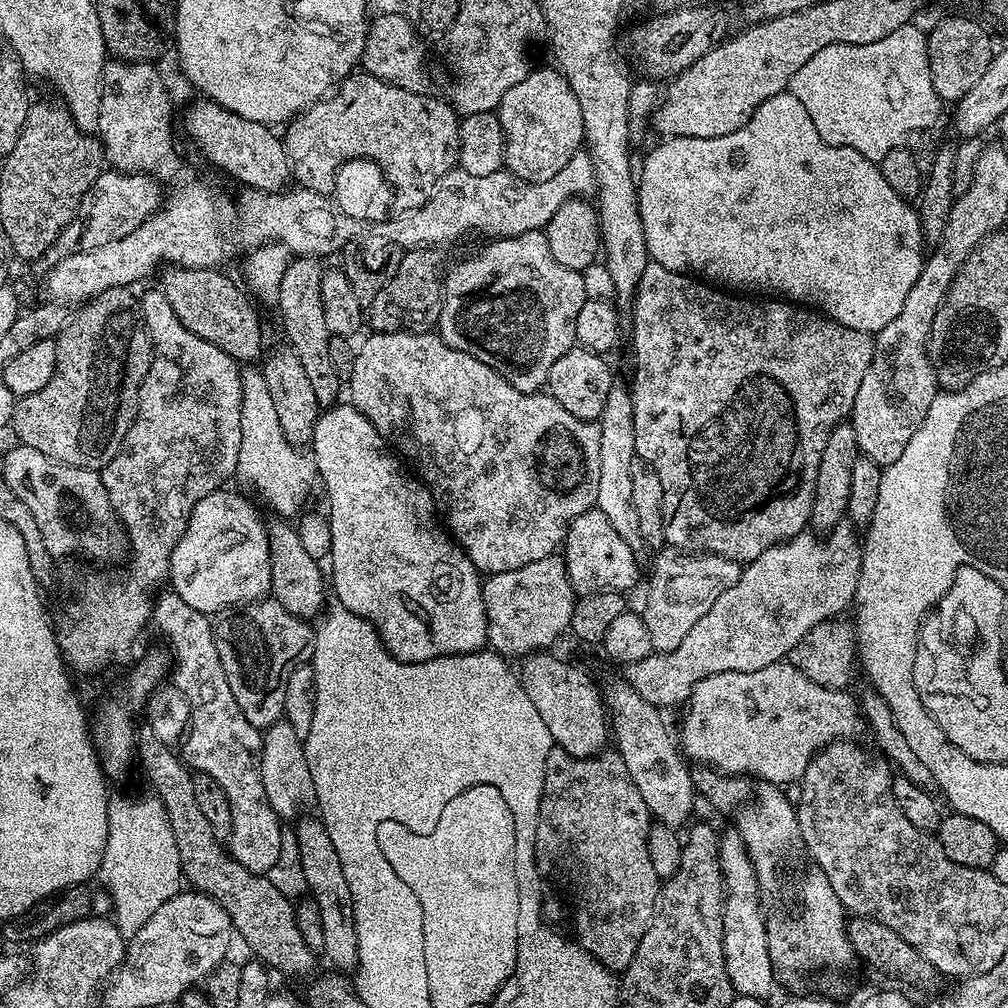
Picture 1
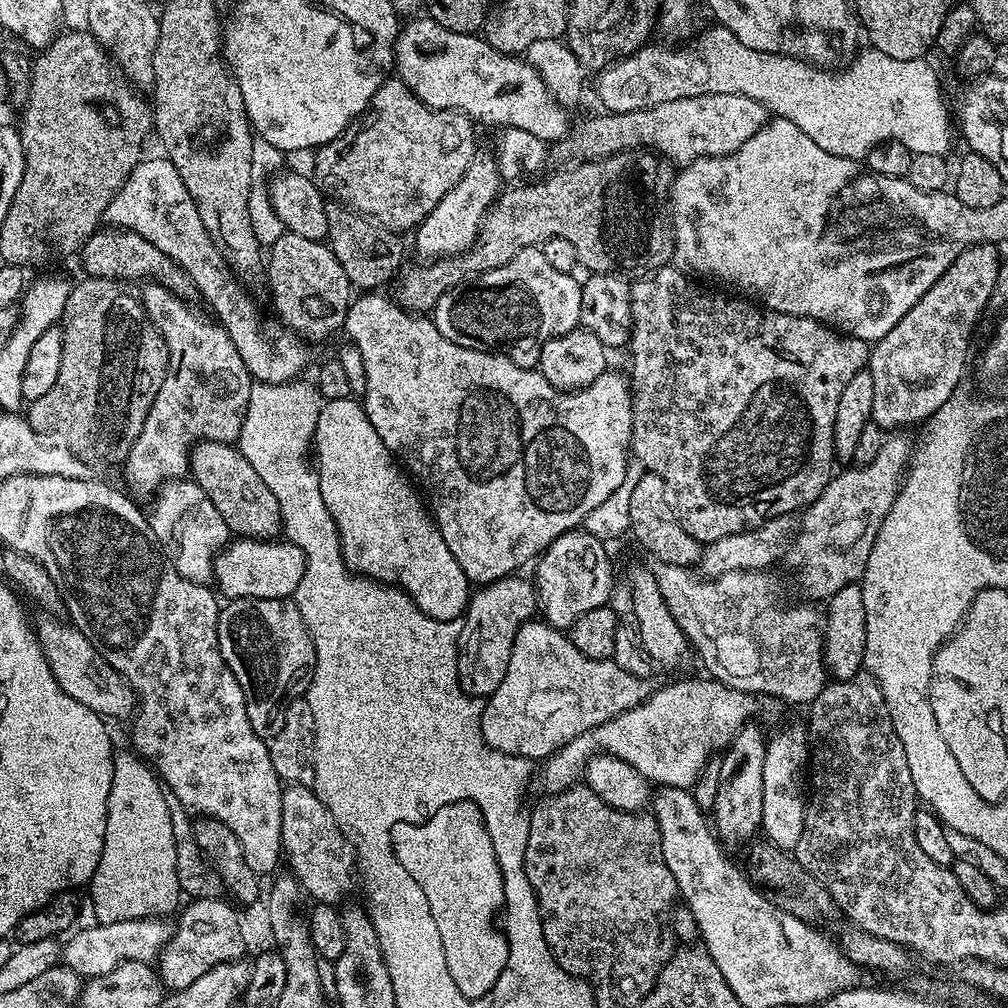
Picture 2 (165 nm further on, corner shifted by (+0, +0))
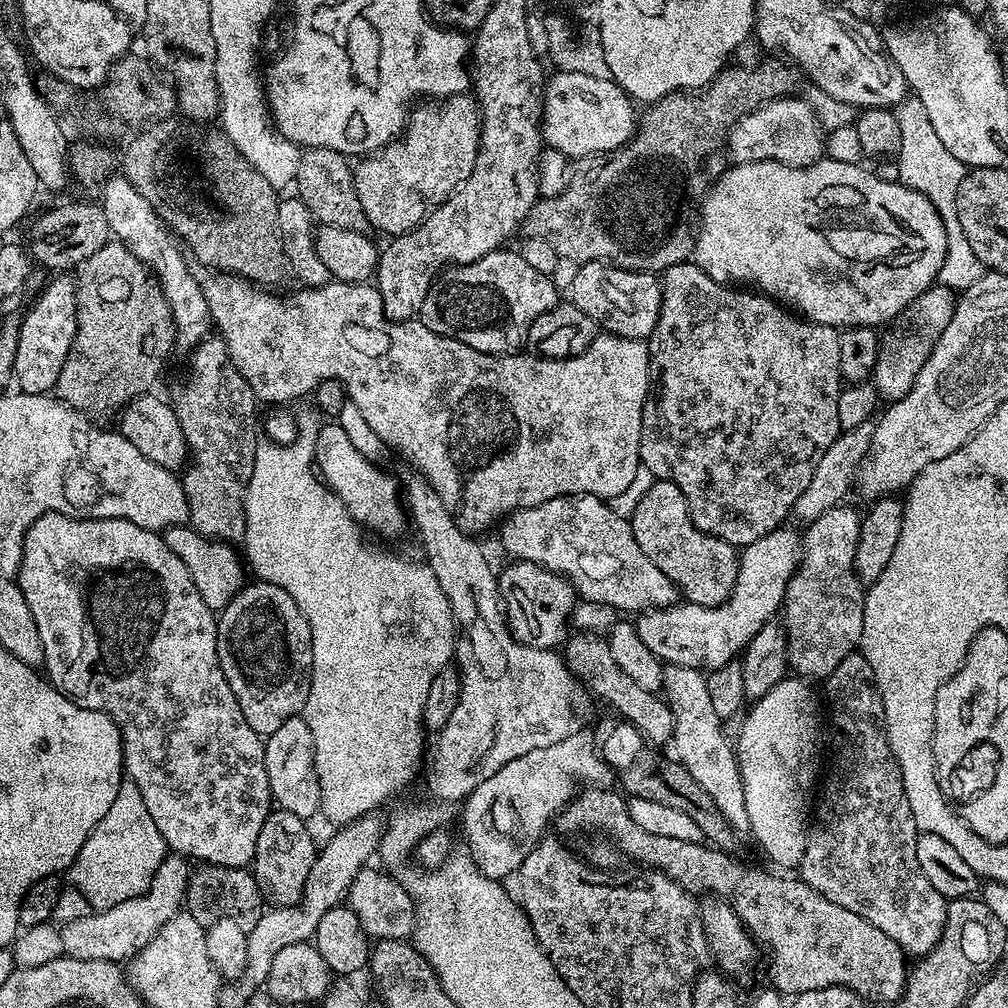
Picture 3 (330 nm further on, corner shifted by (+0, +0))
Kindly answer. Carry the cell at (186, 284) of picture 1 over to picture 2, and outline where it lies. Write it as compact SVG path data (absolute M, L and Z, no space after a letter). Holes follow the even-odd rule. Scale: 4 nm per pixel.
M104 226L93 232L88 237L88 241L84 243L83 248L80 249L79 260L81 266L88 271L85 273L92 278L121 282L149 280L166 286L176 296L181 296L183 300L187 301L191 301L197 295L196 287L192 285L191 278L184 273L182 266L178 266L178 262L174 262L166 254L162 254L162 250L158 250L158 246L146 242L146 238L142 238L142 234L134 234L125 228Z

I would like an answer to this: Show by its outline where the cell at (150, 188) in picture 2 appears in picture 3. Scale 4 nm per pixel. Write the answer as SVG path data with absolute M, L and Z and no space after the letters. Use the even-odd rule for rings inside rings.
M203 266L195 269L198 282L202 286L202 294L206 294L206 306L210 306L210 314L215 331L218 333L221 340L226 342L230 358L234 362L234 366L238 366L238 374L242 374L242 378L246 378L246 382L250 382L250 390L254 390L257 401L268 404L276 404L272 406L288 406L291 400L296 400L299 396L315 393L317 386L324 380L339 380L344 385L344 390L347 393L347 399L352 400L355 406L358 406L360 413L369 422L371 429L375 431L383 442L388 444L392 450L401 452L410 463L416 467L415 471L427 480L428 485L438 494L438 498L442 498L442 502L446 506L446 510L450 510L450 514L454 518L454 522L469 534L480 534L476 532L484 532L487 528L495 529L497 525L503 521L504 517L518 511L520 508L529 508L530 506L538 506L542 502L550 502L559 496L598 496L601 498L609 498L614 495L622 494L635 483L635 475L640 462L640 439L642 438L642 414L644 413L644 404L648 401L648 393L650 391L650 373L648 370L648 345L643 340L635 340L634 338L622 338L621 336L610 336L607 334L598 334L594 338L594 342L590 342L588 349L577 356L567 356L565 360L550 360L539 354L531 354L532 356L524 356L525 354L505 354L502 356L491 356L488 352L479 352L470 346L466 346L462 342L458 342L449 336L438 334L434 330L430 330L419 319L395 321L388 319L388 315L384 312L384 303L382 302L382 294L371 283L361 282L359 284L345 284L343 282L329 282L323 284L321 288L311 290L299 290L293 296L276 297L272 290L265 290L263 287L257 286L251 280L243 280L240 276L229 276L226 272L218 272L211 268Z

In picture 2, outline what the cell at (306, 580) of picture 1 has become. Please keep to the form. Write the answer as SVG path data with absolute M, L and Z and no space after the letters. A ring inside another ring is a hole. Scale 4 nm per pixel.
M201 440L199 444L193 444L188 453L188 467L191 479L202 486L206 498L214 502L214 510L222 514L222 522L226 522L229 533L237 537L265 541L281 535L278 502L239 448L213 440Z

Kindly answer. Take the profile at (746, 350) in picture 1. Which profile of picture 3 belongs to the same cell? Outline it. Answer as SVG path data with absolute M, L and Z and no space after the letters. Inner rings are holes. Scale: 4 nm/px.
M695 262L670 266L662 274L662 283L664 290L660 317L646 341L650 391L642 414L640 462L653 472L655 479L672 480L678 490L682 490L692 521L694 526L698 526L698 530L725 540L730 545L743 546L762 538L762 534L770 534L787 521L784 519L795 509L802 490L806 490L806 486L810 486L810 478L814 478L814 466L822 462L822 454L826 454L826 450L830 450L833 442L840 437L840 332L825 324L814 324L811 320L805 320L763 294L752 290L737 290L735 287L722 285L717 280L711 280Z

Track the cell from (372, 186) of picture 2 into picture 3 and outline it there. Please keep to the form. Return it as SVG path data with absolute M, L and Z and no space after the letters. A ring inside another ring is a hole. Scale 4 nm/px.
M461 94L451 97L441 108L424 108L421 112L413 111L410 119L402 133L402 135L393 140L387 148L369 155L367 158L361 159L355 165L354 175L356 177L356 193L358 194L358 202L362 202L362 210L366 210L366 218L369 225L373 229L377 228L380 232L385 232L385 237L395 238L411 232L413 228L428 217L429 212L433 212L442 202L446 202L446 198L450 198L462 186L462 182L466 182L466 178L470 178L470 174L474 170L474 162L478 158L478 150L480 149L480 106L476 103L471 95Z

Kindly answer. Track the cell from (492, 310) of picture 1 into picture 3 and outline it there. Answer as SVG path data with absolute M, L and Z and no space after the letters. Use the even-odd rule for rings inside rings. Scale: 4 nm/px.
M497 250L469 264L452 266L441 272L426 294L419 319L430 330L454 338L479 352L488 352L491 356L519 353L523 349L520 347L528 344L530 326L534 326L536 319L546 314L546 310L556 307L558 297L552 276L538 274L538 270L529 266L519 251L508 251Z

